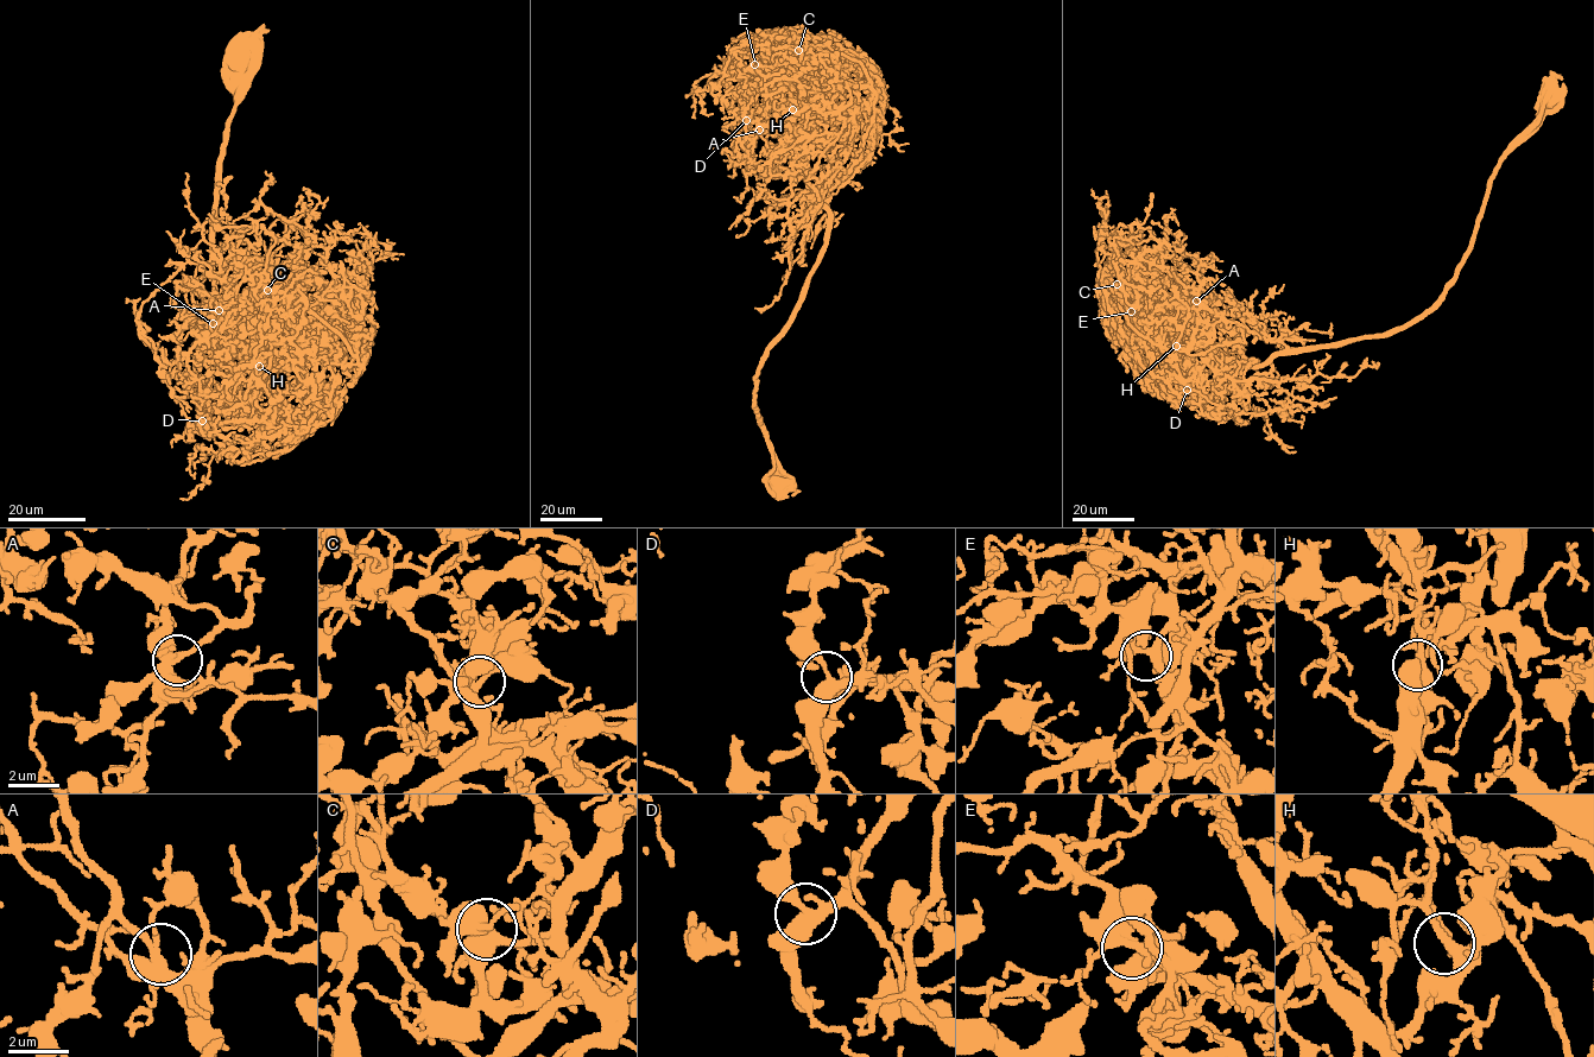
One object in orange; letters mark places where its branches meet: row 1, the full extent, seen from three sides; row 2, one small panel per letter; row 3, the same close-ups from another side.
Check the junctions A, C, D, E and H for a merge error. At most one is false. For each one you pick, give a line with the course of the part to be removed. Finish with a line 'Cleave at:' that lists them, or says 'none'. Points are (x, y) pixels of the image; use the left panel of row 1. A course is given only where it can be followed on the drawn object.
Cleave at: none

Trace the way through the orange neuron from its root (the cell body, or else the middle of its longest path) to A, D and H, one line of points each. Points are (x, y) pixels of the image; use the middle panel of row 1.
A: (778, 486), (754, 375), (824, 244), (828, 210), (808, 189), (773, 100), (759, 130)
D: (778, 486), (754, 375), (824, 244), (828, 210), (792, 158), (791, 105), (766, 121), (746, 120)
H: (778, 486), (754, 375), (792, 314), (828, 222), (805, 166), (792, 158), (792, 109)

